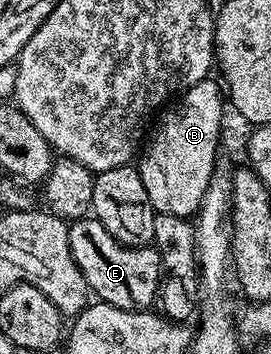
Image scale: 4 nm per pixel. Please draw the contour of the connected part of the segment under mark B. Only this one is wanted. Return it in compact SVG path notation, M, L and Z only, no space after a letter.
M208 77L197 81L197 85L182 92L158 116L159 124L155 132L153 127L138 156L141 182L158 214L182 219L194 216L205 197L205 189L209 189L209 181L217 166L215 154L219 151L219 134L223 131L223 103L225 107L224 88L213 80Z

